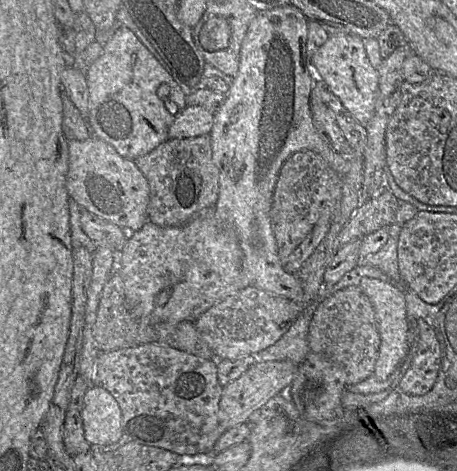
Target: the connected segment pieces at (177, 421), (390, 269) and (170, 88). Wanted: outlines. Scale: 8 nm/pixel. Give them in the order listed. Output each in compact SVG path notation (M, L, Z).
M147 343L100 352L94 362L91 384L106 389L118 402L122 413L123 439L163 448L178 455L212 454L214 444L225 431L219 422L223 387L217 371L215 358L201 358L165 343Z
M393 223L387 227L386 243L374 254L359 258L359 264L366 264L380 269L384 274L396 282L403 282L400 275L397 257L397 245L401 225Z
M127 27L118 28L102 47L100 56L86 71L88 126L94 136L113 146L120 156L135 160L169 139L169 127L179 113L187 107L186 95L152 53Z

